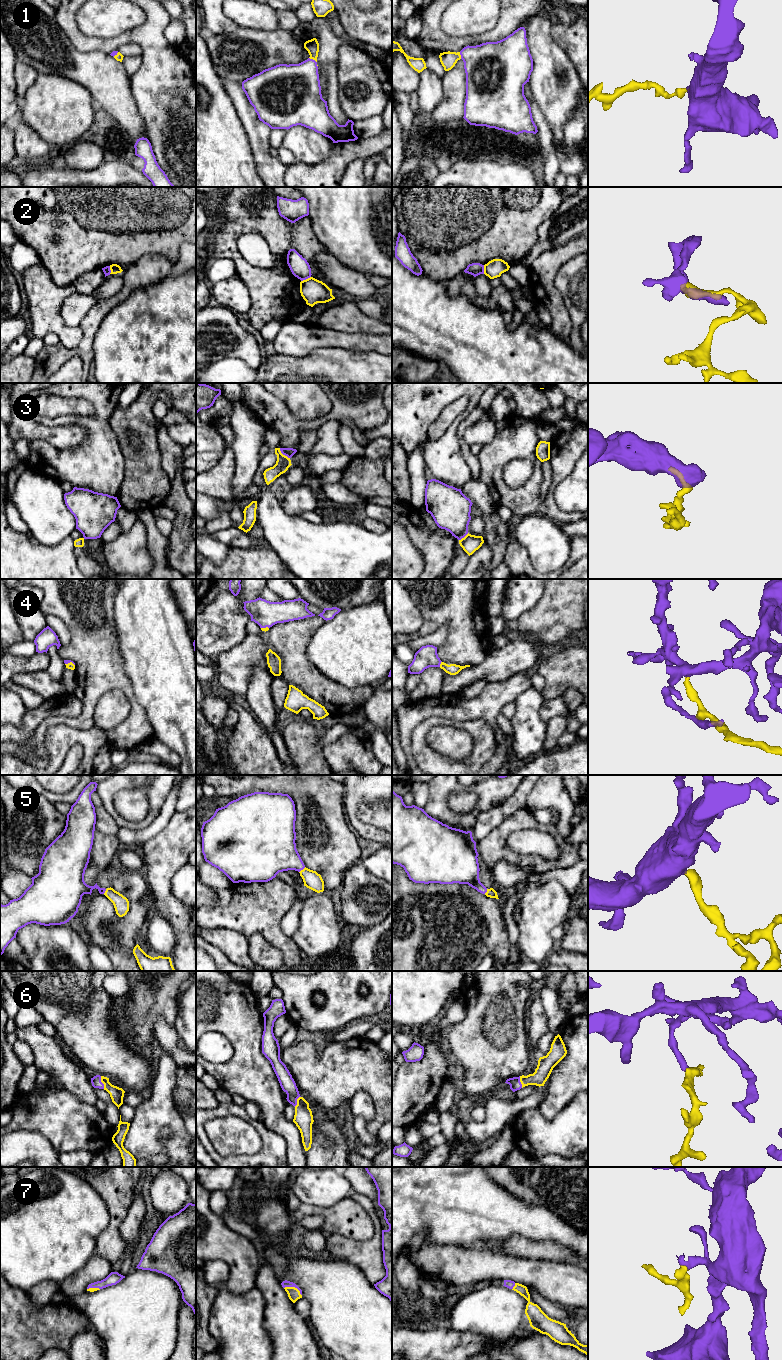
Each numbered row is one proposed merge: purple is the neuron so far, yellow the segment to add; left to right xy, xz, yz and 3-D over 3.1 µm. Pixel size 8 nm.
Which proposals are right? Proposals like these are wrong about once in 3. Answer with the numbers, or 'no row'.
1, 4, 5, 6, 7

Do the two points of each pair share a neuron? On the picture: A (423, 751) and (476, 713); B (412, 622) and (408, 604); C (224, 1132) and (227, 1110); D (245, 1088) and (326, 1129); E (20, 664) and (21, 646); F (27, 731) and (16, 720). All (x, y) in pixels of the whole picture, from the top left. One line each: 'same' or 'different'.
A: different
B: same
C: different
D: different
E: different
F: different

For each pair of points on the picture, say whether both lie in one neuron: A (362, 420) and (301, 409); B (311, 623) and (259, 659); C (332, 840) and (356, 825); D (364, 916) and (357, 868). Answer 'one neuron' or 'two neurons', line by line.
A: two neurons
B: one neuron
C: two neurons
D: one neuron

